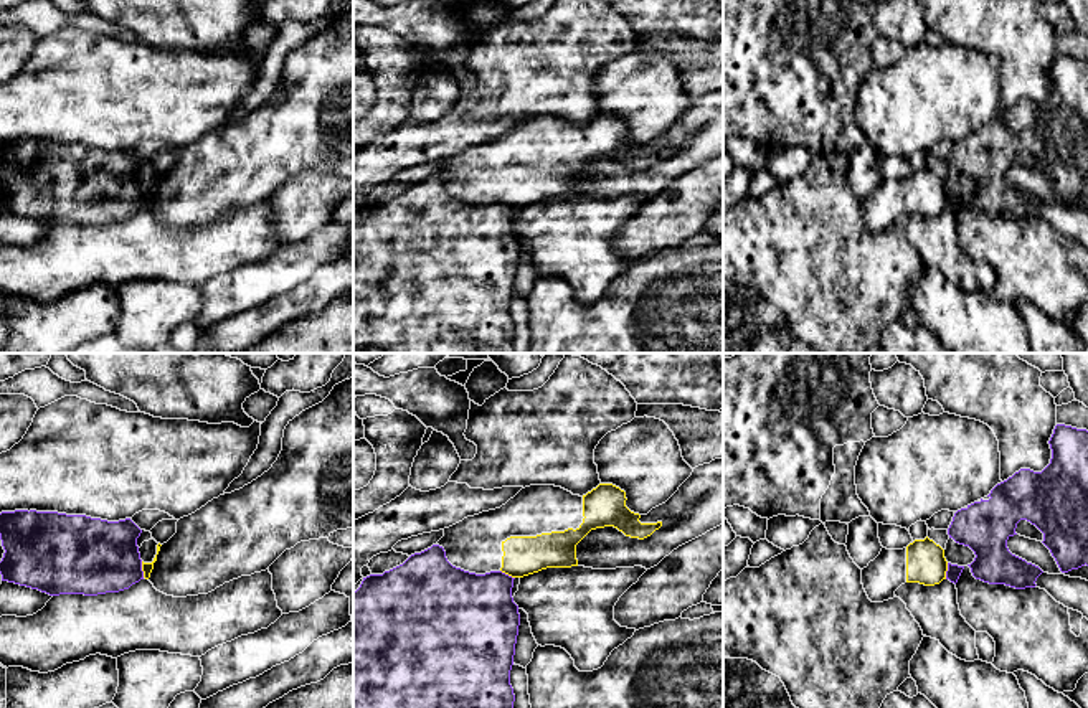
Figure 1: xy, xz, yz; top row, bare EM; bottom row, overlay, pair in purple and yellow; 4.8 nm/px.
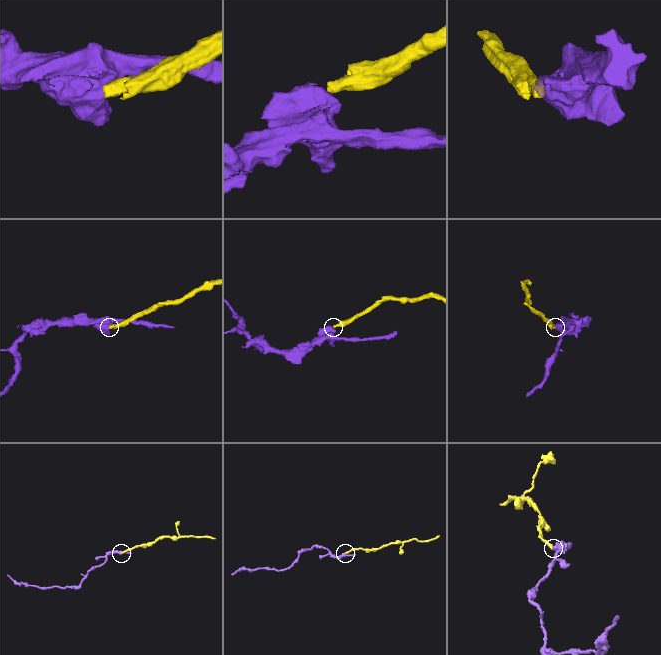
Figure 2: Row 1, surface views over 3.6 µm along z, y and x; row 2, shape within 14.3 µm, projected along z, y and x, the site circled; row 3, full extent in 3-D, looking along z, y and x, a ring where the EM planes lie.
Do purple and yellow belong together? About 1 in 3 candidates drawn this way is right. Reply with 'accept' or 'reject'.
reject

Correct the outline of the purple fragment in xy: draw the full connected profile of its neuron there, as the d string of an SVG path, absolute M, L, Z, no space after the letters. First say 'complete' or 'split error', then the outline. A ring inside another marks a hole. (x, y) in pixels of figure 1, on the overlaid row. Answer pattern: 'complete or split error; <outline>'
complete; M15 510L0 513L2 581L38 589L50 596L97 596L119 592L144 579L137 538L142 530L130 520L107 522L86 515Z

